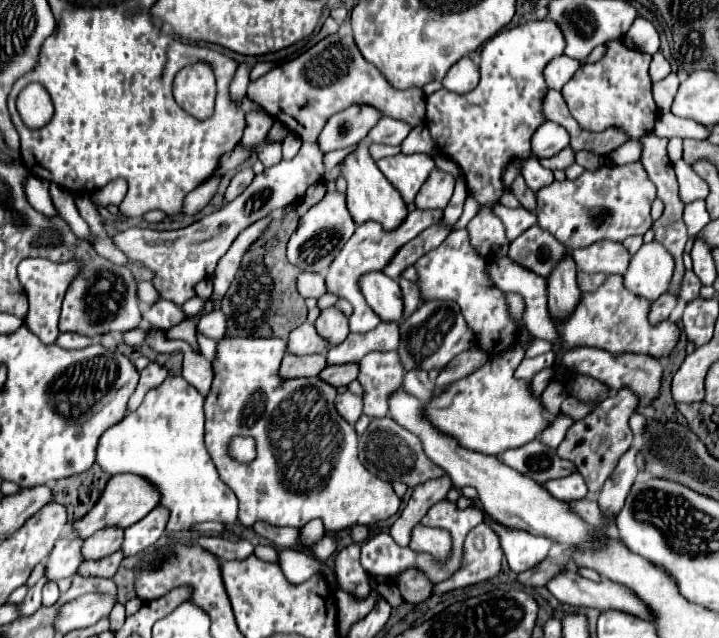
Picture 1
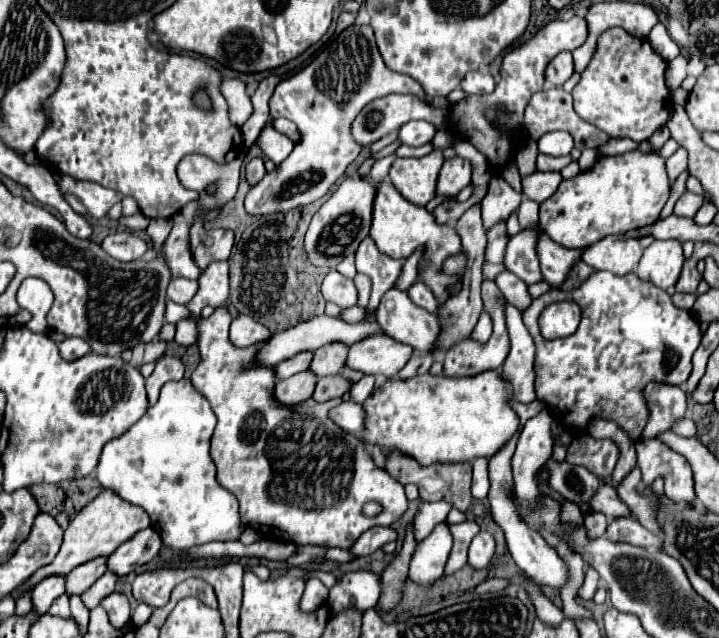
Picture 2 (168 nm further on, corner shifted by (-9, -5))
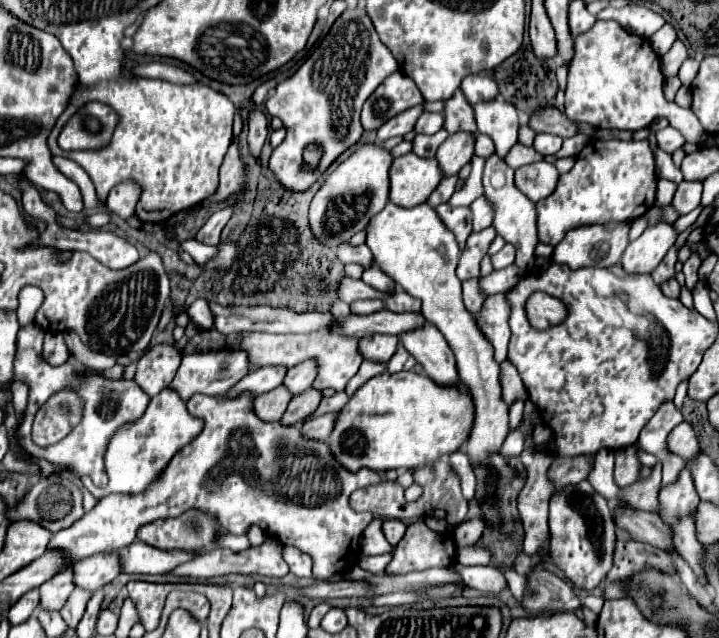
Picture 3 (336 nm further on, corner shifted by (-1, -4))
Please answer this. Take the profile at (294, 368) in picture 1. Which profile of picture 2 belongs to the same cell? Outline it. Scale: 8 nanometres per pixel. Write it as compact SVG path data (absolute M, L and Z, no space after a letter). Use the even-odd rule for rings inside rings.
M306 369L306 371L300 371L298 375L278 379L274 395L282 405L298 405L312 395L316 381L318 381L318 375L314 375L314 371L310 371L310 369Z

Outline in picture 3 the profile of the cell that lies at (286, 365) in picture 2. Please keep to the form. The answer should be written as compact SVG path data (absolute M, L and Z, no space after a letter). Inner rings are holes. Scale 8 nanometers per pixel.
M264 366L262 370L252 370L248 372L238 384L234 384L224 398L238 398L244 392L250 392L252 396L260 396L264 392L270 392L274 388L278 388L282 384L286 370L282 370L282 366Z

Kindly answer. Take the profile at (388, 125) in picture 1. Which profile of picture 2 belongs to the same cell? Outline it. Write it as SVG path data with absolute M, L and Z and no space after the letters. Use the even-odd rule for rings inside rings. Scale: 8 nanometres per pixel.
M408 121L402 127L396 129L398 141L402 145L410 145L410 147L420 147L424 143L428 143L434 137L436 127L432 123L426 121Z

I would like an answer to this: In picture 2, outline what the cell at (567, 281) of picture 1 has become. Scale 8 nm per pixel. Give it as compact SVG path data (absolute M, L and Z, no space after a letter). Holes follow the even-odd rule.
M546 233L540 235L538 257L540 257L544 281L550 283L550 287L560 287L568 279L572 267L580 261L580 255L582 255L582 249L560 247Z

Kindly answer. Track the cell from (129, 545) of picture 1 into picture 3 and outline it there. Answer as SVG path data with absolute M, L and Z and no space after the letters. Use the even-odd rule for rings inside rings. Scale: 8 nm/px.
M102 554L102 558L86 558L74 566L74 586L94 592L112 582L120 574L118 554Z

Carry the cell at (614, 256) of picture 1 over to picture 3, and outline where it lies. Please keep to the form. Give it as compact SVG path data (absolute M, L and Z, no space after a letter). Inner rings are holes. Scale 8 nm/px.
M608 222L608 224L588 224L578 226L566 234L566 238L554 248L552 262L566 264L568 268L584 268L584 266L614 266L622 258L622 250L628 246L628 222Z

